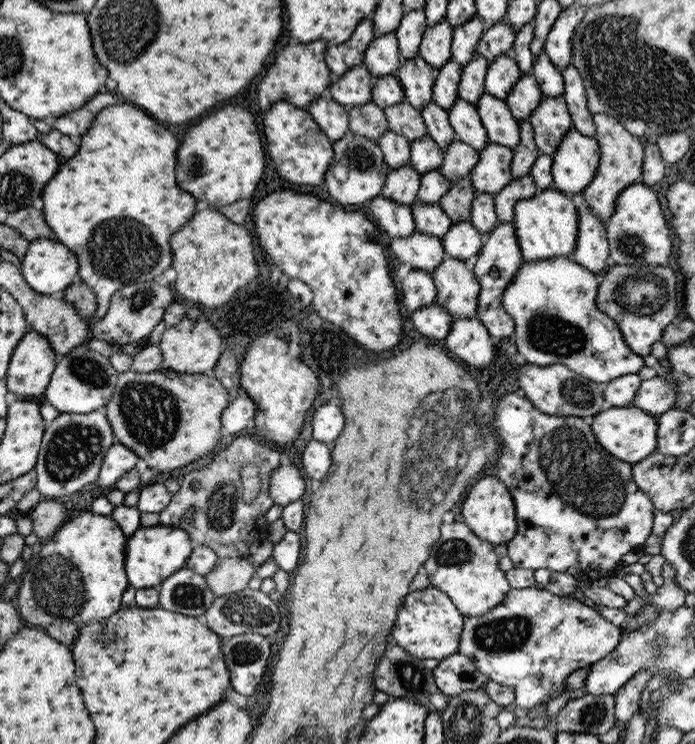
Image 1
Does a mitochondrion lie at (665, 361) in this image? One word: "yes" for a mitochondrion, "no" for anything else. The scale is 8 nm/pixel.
no

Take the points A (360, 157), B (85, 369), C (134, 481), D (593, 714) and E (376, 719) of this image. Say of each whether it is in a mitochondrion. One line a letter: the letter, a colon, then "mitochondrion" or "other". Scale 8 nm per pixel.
A: mitochondrion
B: mitochondrion
C: other
D: mitochondrion
E: other

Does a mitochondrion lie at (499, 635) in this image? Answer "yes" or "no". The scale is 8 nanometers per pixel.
yes

